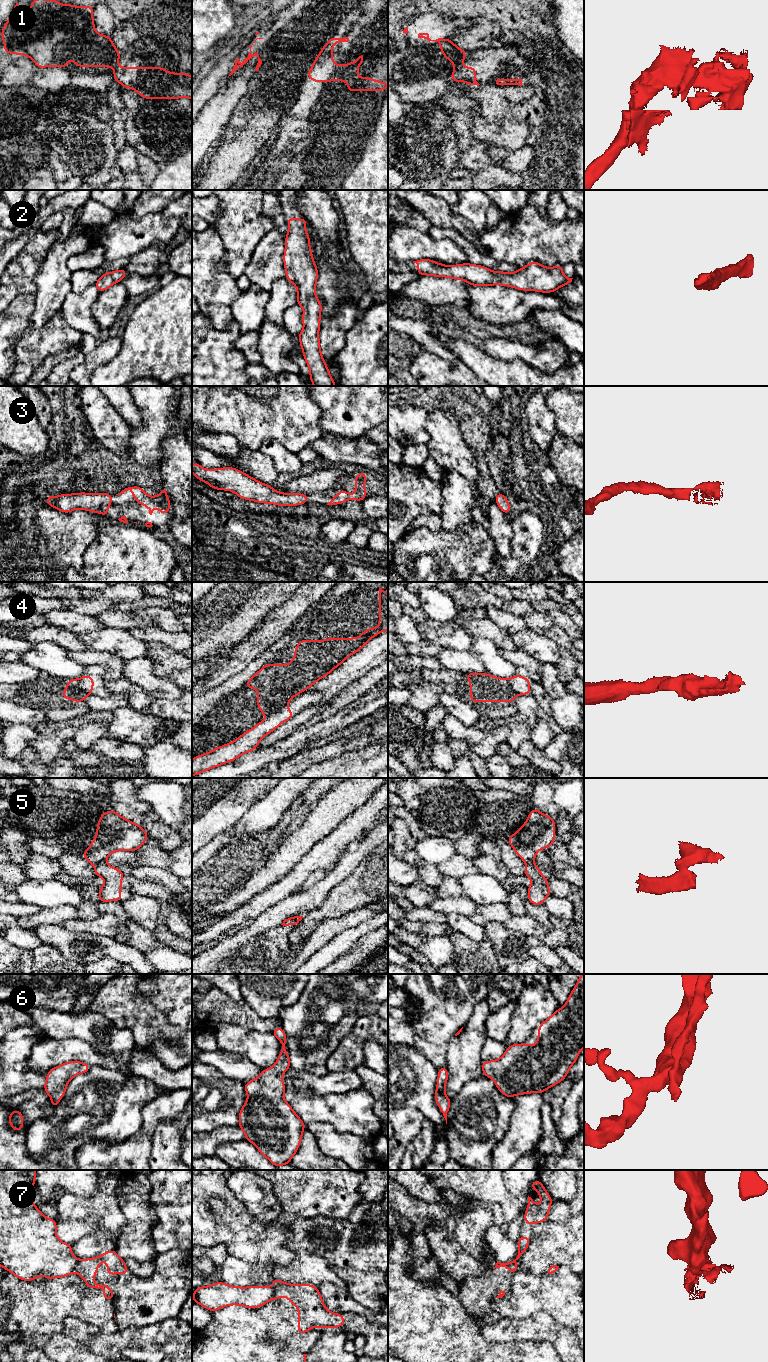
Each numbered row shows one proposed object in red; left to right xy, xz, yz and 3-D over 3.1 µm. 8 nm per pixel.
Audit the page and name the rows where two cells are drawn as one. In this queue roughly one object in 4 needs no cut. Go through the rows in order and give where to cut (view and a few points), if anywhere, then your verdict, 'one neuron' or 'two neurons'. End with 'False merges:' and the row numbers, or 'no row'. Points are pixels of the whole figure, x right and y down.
1: cut in yz along (460, 65), (457, 67); two neurons
2: no cut; one neuron
3: no cut; one neuron
4: cut in xz along (286, 703), (267, 715); two neurons
5: cut in xy along (104, 860), (96, 865); two neurons
6: no cut; one neuron
7: cut in xy along (79, 1260), (73, 1271); two neurons
False merges: 1, 4, 5, 7

